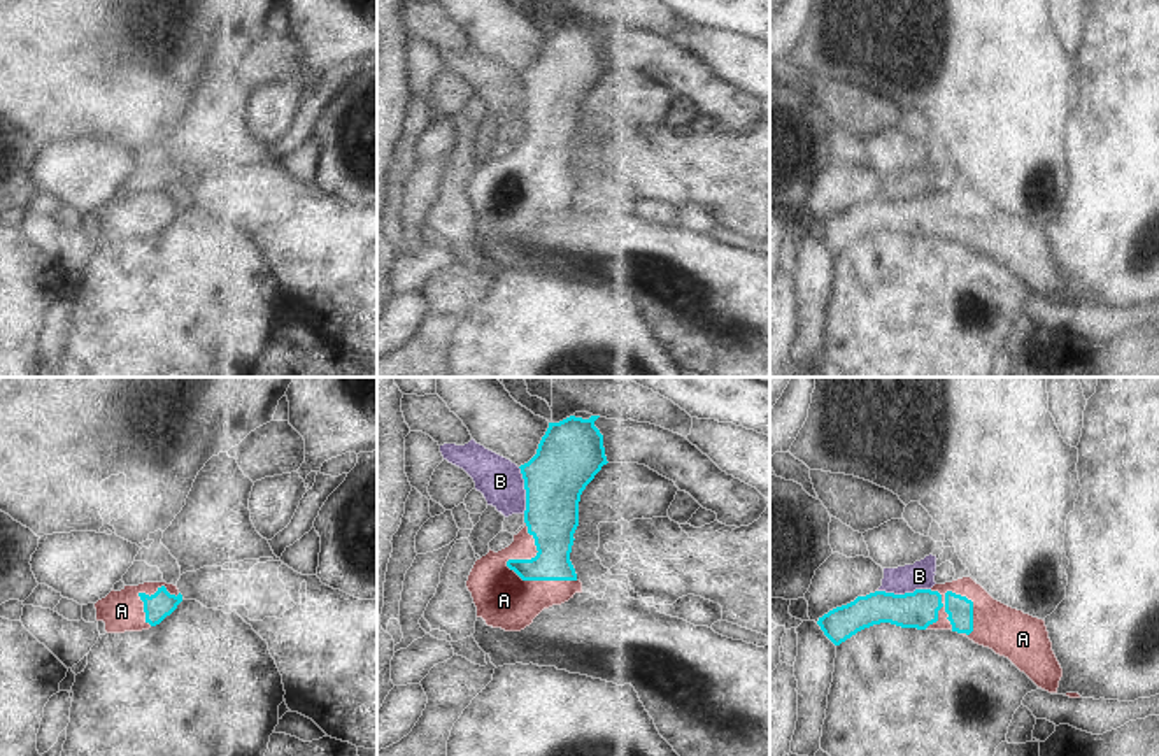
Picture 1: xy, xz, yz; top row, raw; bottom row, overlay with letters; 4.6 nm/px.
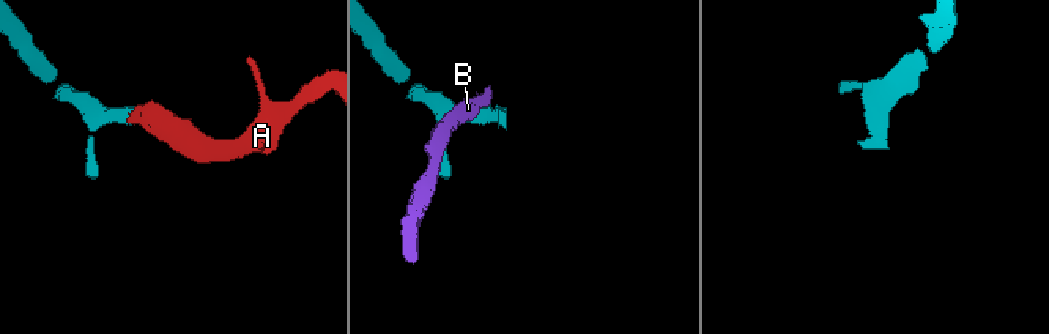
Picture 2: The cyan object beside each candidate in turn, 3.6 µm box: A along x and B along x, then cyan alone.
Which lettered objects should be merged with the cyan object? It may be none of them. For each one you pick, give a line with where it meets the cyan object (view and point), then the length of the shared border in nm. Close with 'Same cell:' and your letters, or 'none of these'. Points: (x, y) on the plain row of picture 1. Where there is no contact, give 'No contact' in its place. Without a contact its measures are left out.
A: Touches cyan at yz (945, 206). Shared border 280 nm
Same cell: A.

